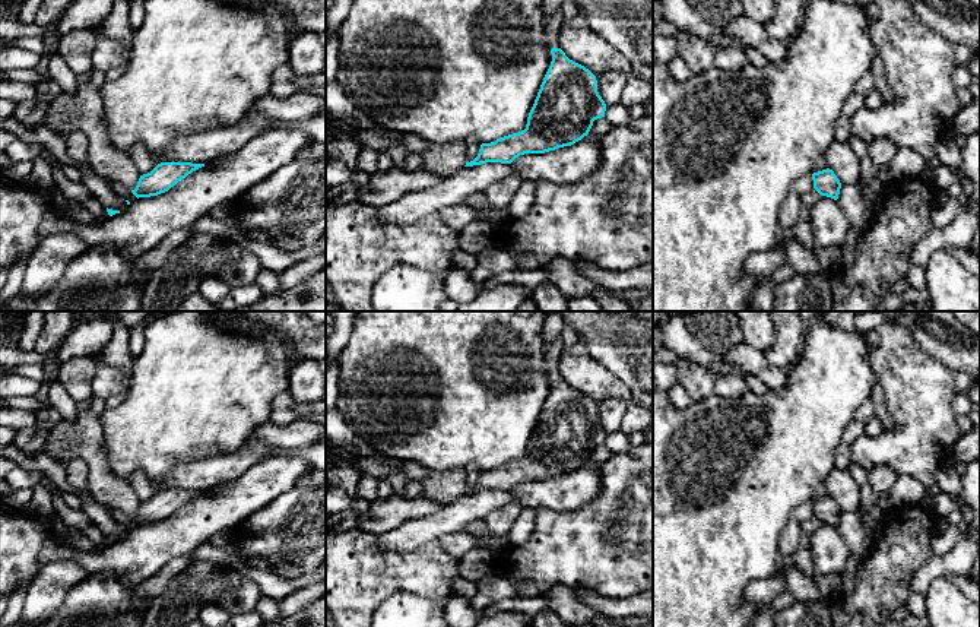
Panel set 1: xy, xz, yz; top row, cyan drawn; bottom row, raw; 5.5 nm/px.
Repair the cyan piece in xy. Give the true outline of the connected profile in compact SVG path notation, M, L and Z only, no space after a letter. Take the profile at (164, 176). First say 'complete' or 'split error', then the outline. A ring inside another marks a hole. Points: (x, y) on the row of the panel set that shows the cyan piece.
complete; M161 162L150 172L140 175L137 186L131 193L139 197L158 196L168 191L178 181L204 164L191 162Z

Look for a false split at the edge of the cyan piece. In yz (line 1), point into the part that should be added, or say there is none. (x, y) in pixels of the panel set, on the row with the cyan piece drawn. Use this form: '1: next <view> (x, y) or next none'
1: next none

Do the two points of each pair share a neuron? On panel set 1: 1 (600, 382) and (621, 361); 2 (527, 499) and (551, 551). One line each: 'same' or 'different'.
1: different
2: different

